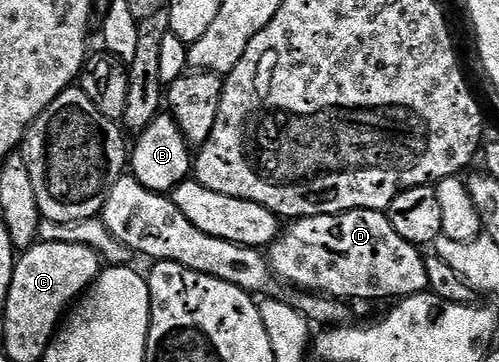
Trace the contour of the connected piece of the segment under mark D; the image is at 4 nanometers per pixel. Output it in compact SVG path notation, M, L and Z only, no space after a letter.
M343 211L341 215L311 215L289 222L267 248L266 258L277 280L285 279L293 288L328 295L332 299L399 301L428 291L428 274L421 248L398 237L383 211Z

